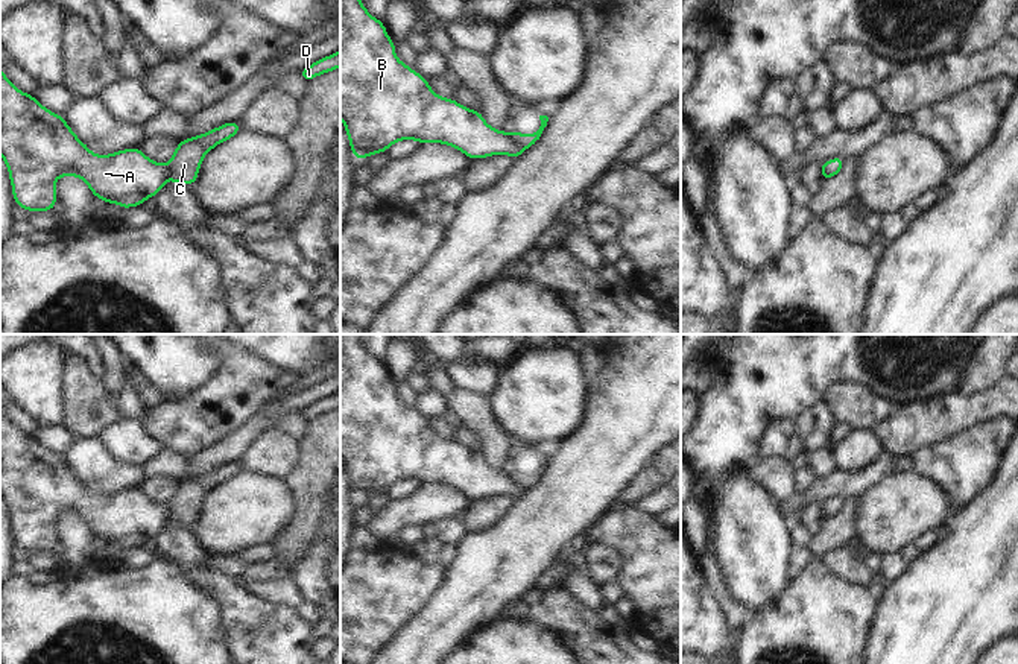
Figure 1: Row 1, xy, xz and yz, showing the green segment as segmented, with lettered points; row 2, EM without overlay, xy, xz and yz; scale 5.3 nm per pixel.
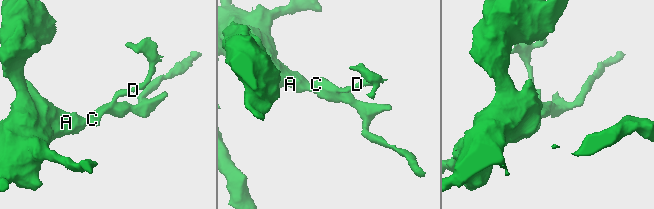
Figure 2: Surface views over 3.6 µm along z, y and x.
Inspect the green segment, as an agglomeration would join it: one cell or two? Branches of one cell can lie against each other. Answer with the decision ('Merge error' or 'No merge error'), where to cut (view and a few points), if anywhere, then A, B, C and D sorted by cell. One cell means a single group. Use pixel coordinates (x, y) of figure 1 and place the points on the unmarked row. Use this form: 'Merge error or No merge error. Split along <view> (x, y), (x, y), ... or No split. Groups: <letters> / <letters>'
Merge error. Split along xz (508, 474), (517, 485), (524, 488). Groups: A B / C D.

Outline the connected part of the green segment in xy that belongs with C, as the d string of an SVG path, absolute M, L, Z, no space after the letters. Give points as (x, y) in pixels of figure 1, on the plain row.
M228 462L198 477L185 479L176 486L173 497L169 503L170 518L175 524L198 523L198 512L204 497L217 485L232 479L240 473L237 462Z

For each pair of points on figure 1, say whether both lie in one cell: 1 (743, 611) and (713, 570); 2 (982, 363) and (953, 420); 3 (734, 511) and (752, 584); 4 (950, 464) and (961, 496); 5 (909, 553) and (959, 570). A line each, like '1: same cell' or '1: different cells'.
1: same cell
2: different cells
3: same cell
4: same cell
5: different cells

